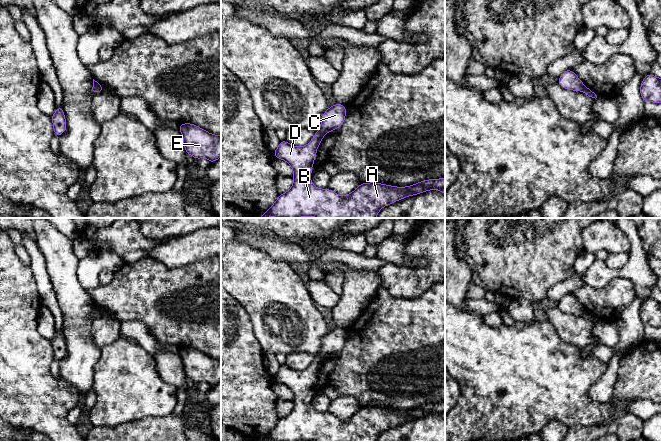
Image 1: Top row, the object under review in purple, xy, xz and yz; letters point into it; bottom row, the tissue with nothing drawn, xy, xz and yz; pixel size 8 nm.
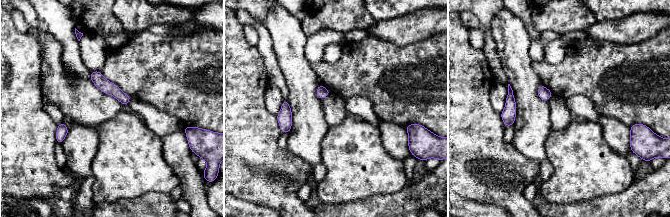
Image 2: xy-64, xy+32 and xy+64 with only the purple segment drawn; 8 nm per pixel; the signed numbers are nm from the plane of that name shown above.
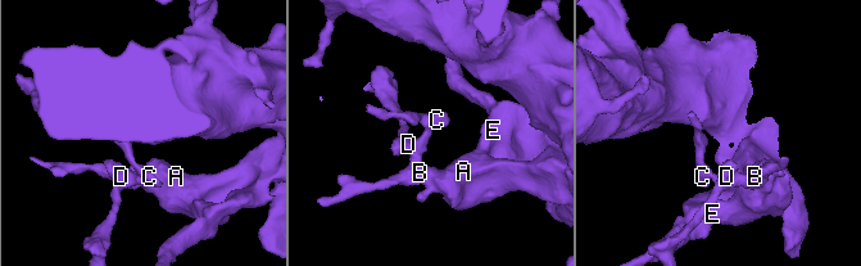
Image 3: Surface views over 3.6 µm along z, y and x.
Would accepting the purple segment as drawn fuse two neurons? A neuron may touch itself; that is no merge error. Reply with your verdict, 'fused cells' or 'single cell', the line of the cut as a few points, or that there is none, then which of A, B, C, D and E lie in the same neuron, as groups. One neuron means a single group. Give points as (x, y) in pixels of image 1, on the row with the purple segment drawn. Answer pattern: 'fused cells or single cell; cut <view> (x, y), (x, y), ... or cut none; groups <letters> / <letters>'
fused cells; cut xz (319, 129), (325, 133); groups A B D E / C

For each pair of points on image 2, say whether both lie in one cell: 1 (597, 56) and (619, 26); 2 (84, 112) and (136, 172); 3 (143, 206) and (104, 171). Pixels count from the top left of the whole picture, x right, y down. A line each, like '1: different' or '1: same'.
1: different
2: different
3: different

